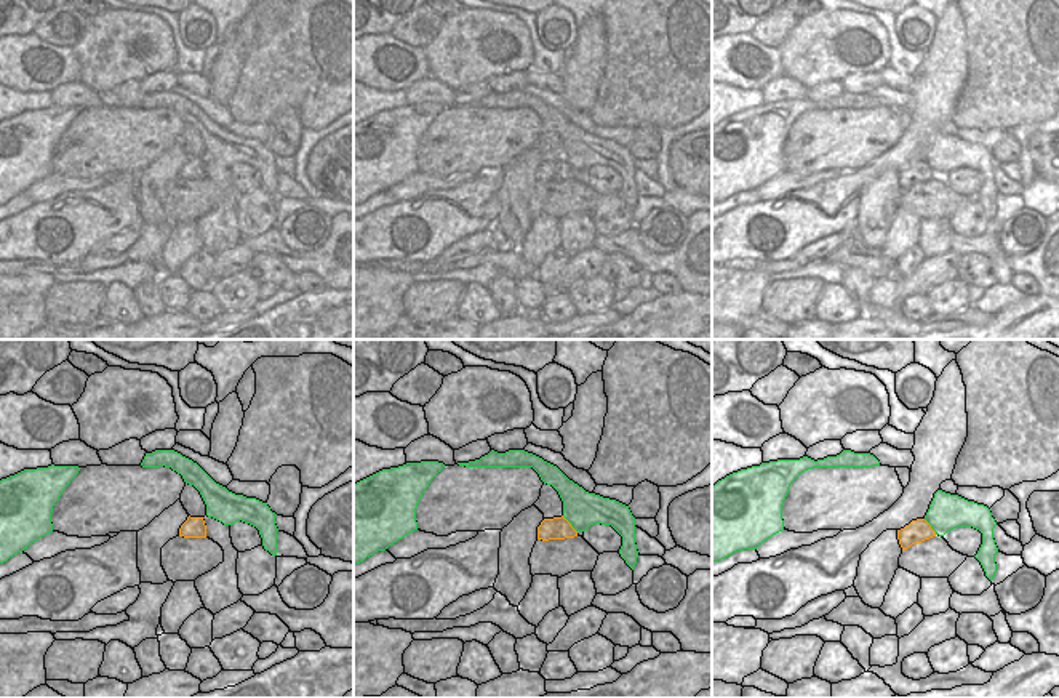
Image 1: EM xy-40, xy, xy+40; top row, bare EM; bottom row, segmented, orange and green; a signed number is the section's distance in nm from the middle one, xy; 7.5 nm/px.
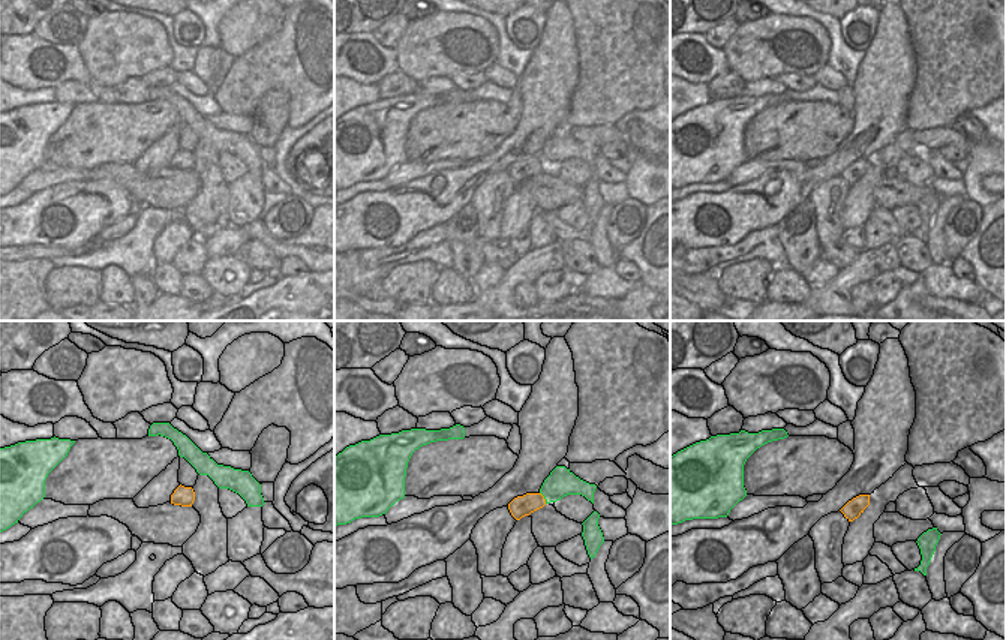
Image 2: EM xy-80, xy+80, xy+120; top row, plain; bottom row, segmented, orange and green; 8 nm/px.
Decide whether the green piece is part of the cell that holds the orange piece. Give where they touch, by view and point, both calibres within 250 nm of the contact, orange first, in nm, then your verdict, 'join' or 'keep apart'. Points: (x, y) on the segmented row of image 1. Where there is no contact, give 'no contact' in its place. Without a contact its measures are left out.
xy (570, 524) | 170/280 nm | keep apart

